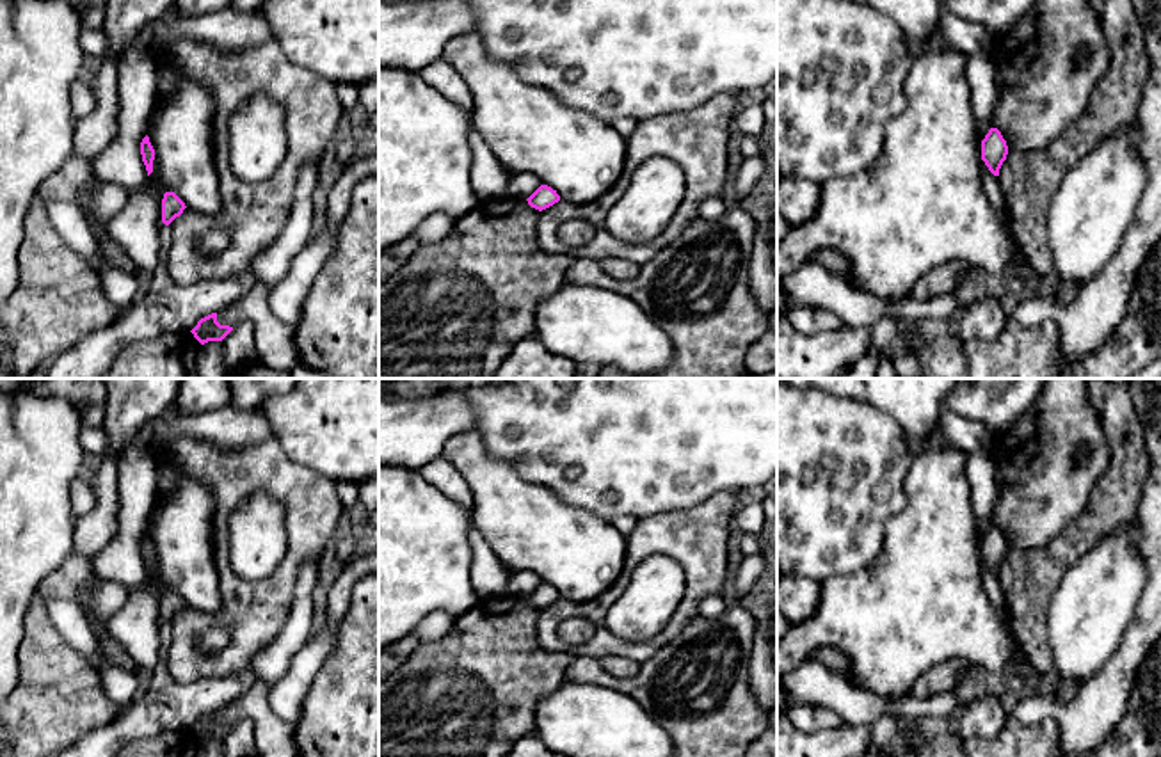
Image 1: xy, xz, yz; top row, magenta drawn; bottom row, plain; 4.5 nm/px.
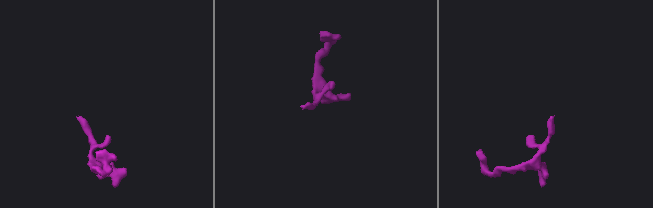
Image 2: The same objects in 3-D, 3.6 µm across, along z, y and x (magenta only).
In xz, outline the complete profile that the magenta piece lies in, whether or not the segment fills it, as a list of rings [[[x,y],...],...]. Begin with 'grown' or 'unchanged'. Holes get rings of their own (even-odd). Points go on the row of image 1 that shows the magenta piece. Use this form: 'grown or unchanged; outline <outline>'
unchanged; outline [[[540,185],[526,201],[532,208],[542,211],[558,203],[560,195],[551,187]]]

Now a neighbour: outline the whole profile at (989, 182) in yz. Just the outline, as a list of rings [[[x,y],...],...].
[[[981,160],[981,167],[980,167],[980,178],[981,178],[981,187],[985,190],[987,199],[990,201],[990,204],[997,210],[997,213],[1003,219],[1003,226],[1005,231],[1013,236],[1013,227],[1012,227],[1012,220],[1006,210],[1006,199],[1005,194],[999,187],[999,179],[997,176],[994,176],[989,167],[985,165],[985,162]]]

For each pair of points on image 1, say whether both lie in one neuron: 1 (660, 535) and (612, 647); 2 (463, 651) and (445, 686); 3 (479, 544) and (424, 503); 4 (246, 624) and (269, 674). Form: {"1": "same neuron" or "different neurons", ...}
{"1": "same neuron", "2": "same neuron", "3": "different neurons", "4": "different neurons"}

